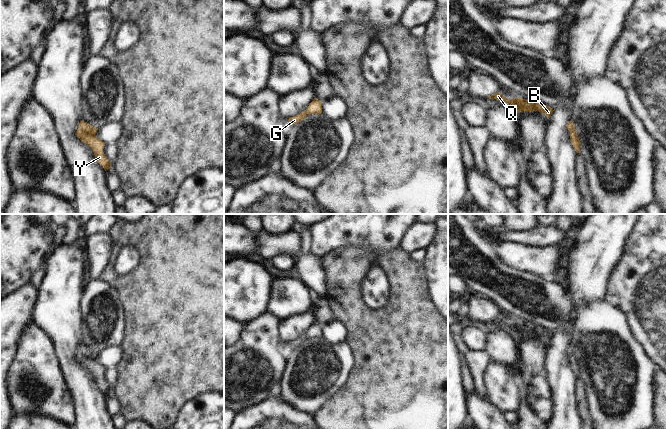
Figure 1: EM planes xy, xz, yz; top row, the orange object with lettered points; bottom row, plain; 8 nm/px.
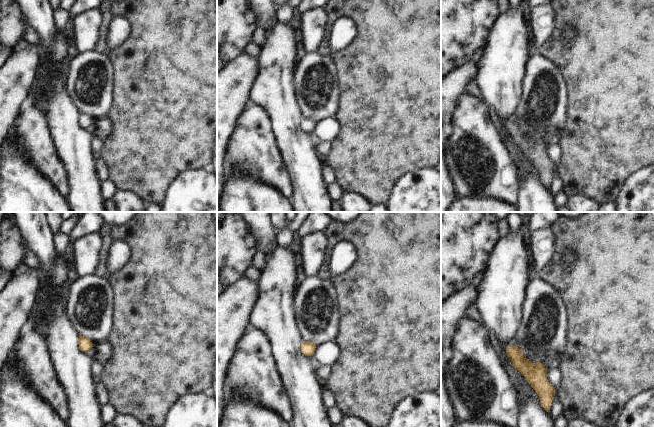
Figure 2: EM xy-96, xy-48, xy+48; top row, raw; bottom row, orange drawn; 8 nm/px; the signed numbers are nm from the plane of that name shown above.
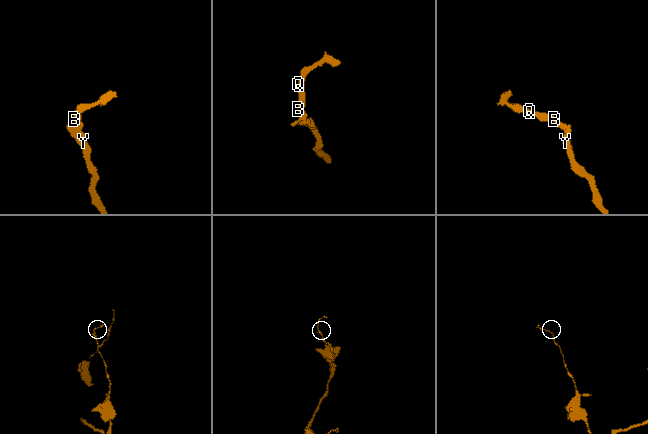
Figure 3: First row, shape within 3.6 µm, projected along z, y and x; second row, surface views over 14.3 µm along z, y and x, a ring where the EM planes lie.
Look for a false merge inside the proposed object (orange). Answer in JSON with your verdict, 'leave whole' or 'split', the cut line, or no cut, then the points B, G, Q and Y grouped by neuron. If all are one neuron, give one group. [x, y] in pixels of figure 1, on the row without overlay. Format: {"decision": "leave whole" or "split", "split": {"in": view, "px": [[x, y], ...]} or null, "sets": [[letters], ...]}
{"decision": "split", "split": {"in": "xy", "px": [[79, 351], [83, 355], [95, 359]]}, "sets": [["B", "Q"], ["G", "Y"]]}

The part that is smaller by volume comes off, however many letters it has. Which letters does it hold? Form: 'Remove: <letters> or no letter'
Remove: B, Q

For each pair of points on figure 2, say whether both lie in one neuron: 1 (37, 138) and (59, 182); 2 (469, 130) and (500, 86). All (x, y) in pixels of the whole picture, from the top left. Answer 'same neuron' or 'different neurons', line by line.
1: same neuron
2: different neurons

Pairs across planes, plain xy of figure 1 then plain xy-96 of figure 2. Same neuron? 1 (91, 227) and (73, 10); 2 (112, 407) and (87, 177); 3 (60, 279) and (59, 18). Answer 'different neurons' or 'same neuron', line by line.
1: same neuron
2: different neurons
3: different neurons

